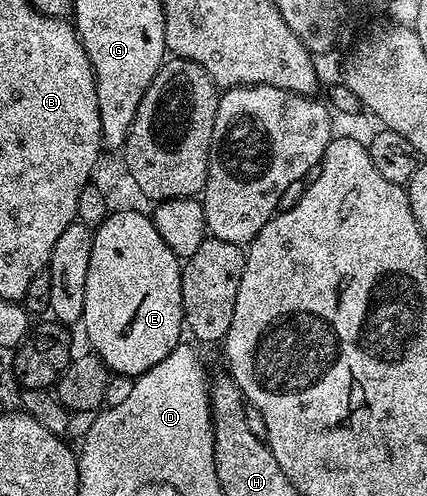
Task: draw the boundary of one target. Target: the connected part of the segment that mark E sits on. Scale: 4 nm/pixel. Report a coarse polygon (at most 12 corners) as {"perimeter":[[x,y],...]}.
{"perimeter":[[151,217],[95,227],[82,327],[116,376],[185,333],[182,262]]}

